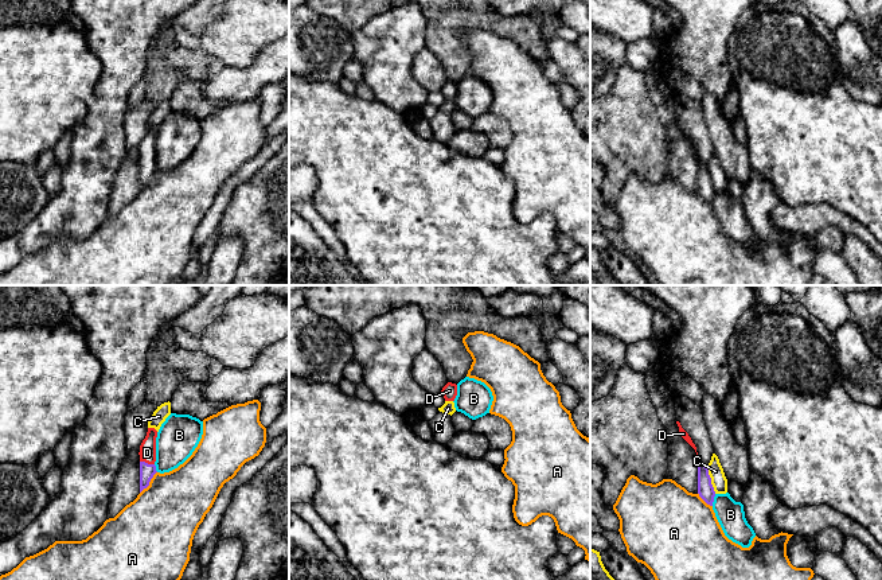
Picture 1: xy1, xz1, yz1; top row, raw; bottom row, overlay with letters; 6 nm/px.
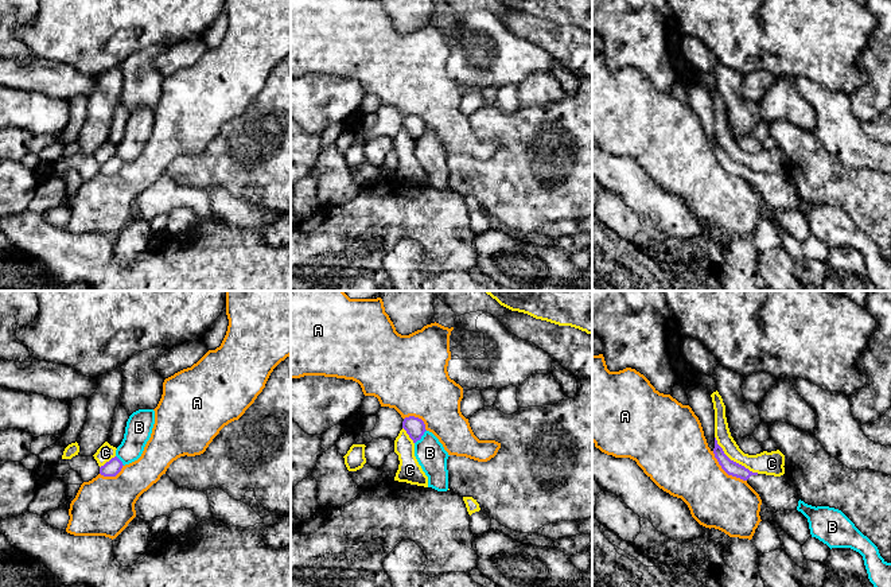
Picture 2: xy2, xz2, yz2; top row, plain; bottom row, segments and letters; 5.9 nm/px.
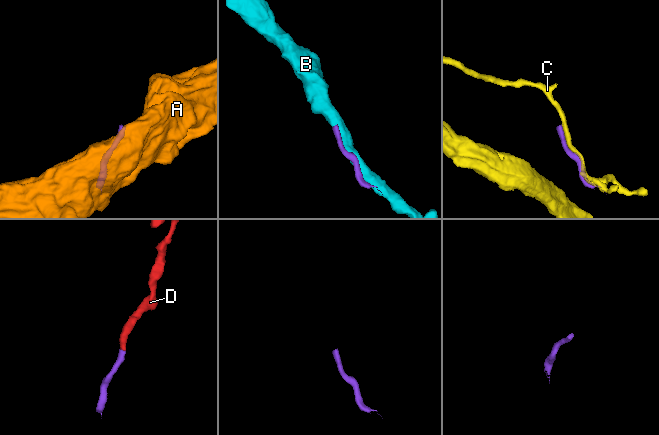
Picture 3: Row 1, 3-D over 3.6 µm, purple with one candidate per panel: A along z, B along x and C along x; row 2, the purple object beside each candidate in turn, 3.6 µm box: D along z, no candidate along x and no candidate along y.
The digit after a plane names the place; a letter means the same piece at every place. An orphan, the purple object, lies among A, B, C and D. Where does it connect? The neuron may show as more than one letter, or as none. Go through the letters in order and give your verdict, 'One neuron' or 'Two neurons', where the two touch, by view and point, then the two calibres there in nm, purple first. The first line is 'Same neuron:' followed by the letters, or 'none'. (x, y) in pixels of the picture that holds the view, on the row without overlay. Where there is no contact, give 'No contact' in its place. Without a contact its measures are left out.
Same neuron: D
A: Two neurons. Touches purple at yz2 (726, 170). Thickness 90 nm (purple) against 360 nm
B: Two neurons. Touches purple at xz2 (421, 133). Thickness 120 nm (purple) against 180 nm
C: Two neurons. Touches purple at yz2 (732, 159). Thickness 90 nm (purple) against 140 nm
D: One neuron. Touches purple at xy1 (147, 162). Thickness 90 nm (purple) against 100 nm

